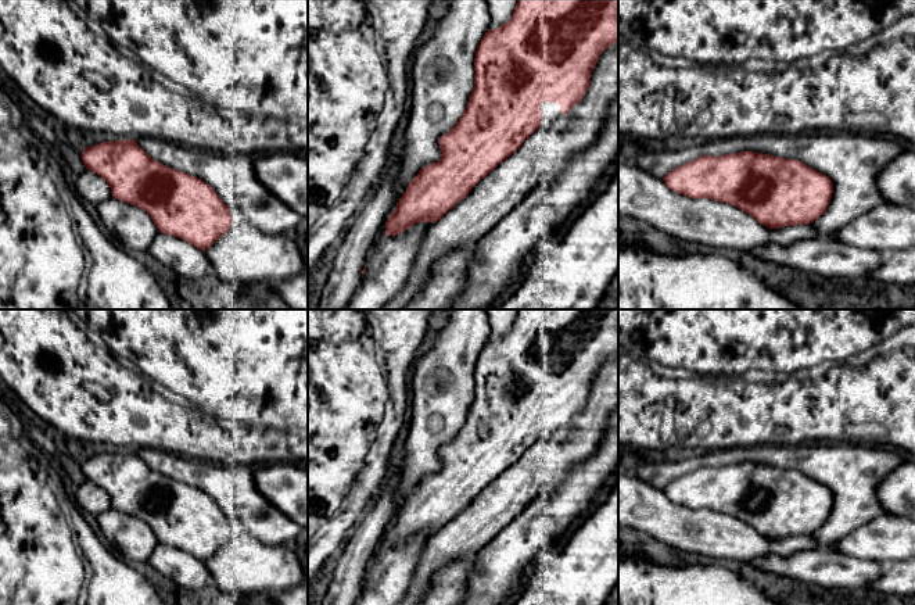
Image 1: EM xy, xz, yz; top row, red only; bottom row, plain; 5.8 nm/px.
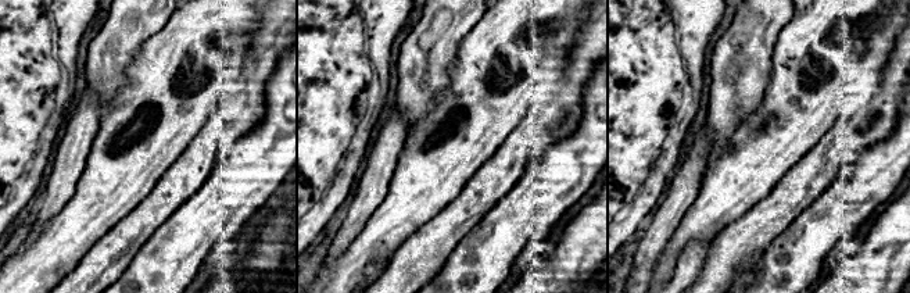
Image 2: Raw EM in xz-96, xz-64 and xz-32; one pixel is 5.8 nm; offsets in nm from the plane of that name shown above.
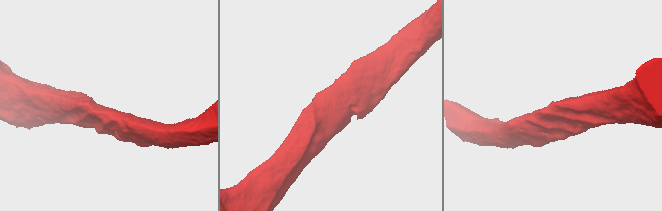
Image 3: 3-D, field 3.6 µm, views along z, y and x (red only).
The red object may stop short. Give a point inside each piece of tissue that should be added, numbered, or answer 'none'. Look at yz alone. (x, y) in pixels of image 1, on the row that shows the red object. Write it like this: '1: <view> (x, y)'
none

